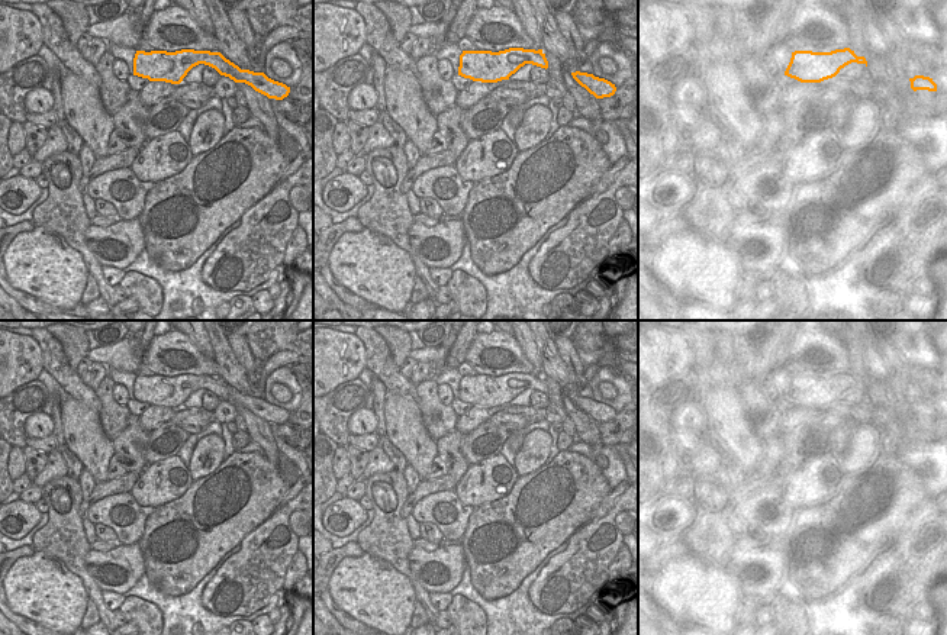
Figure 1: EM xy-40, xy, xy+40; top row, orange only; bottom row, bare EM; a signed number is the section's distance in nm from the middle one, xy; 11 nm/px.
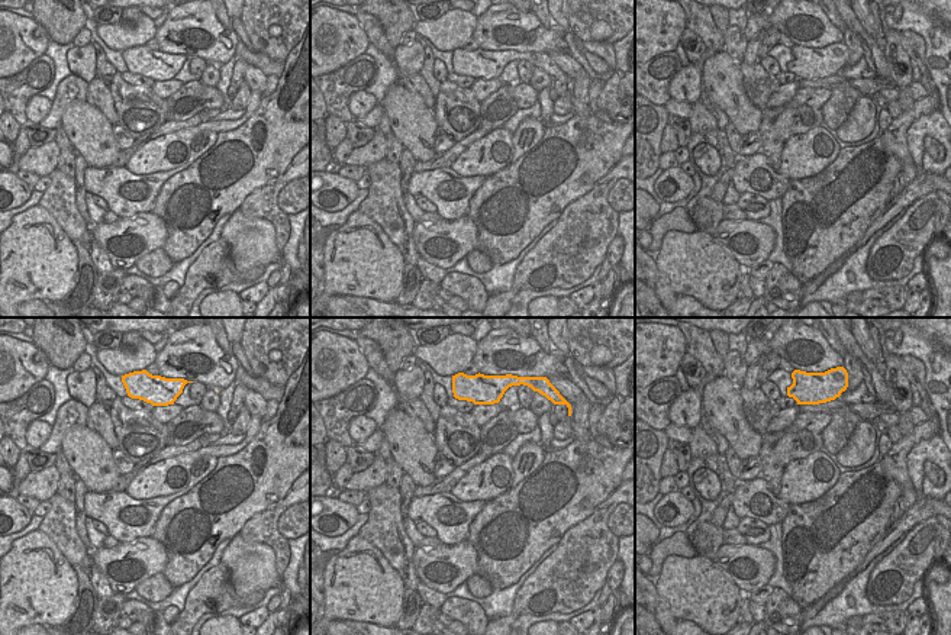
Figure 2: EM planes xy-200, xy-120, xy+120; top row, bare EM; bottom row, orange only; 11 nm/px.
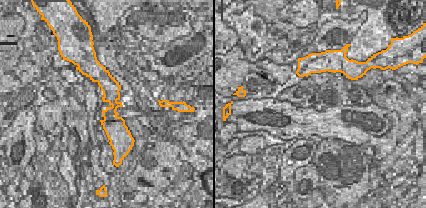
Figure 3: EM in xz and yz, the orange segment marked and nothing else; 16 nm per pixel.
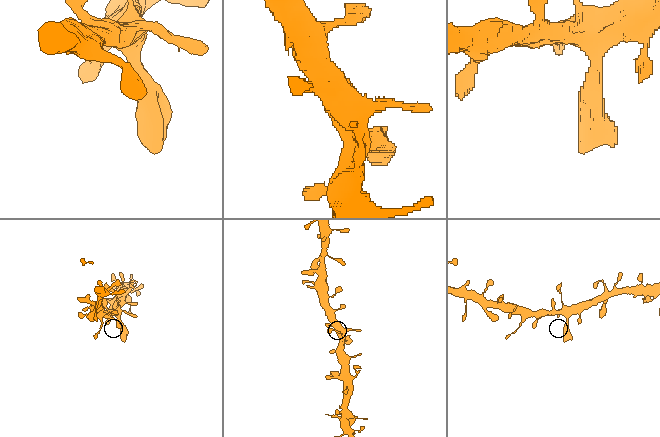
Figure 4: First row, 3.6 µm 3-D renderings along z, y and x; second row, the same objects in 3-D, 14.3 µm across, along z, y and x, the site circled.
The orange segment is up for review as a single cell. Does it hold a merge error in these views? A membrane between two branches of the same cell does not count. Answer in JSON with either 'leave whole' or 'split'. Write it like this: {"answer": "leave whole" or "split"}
{"answer": "leave whole"}

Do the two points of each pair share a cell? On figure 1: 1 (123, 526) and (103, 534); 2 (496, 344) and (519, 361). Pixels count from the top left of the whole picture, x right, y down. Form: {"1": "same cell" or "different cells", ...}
{"1": "different cells", "2": "same cell"}

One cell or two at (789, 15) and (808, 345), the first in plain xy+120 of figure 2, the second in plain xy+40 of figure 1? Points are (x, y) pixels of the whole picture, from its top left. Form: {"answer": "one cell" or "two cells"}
{"answer": "one cell"}

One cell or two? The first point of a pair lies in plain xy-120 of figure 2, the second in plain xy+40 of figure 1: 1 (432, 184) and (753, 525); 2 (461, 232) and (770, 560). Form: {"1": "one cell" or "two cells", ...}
{"1": "two cells", "2": "one cell"}

